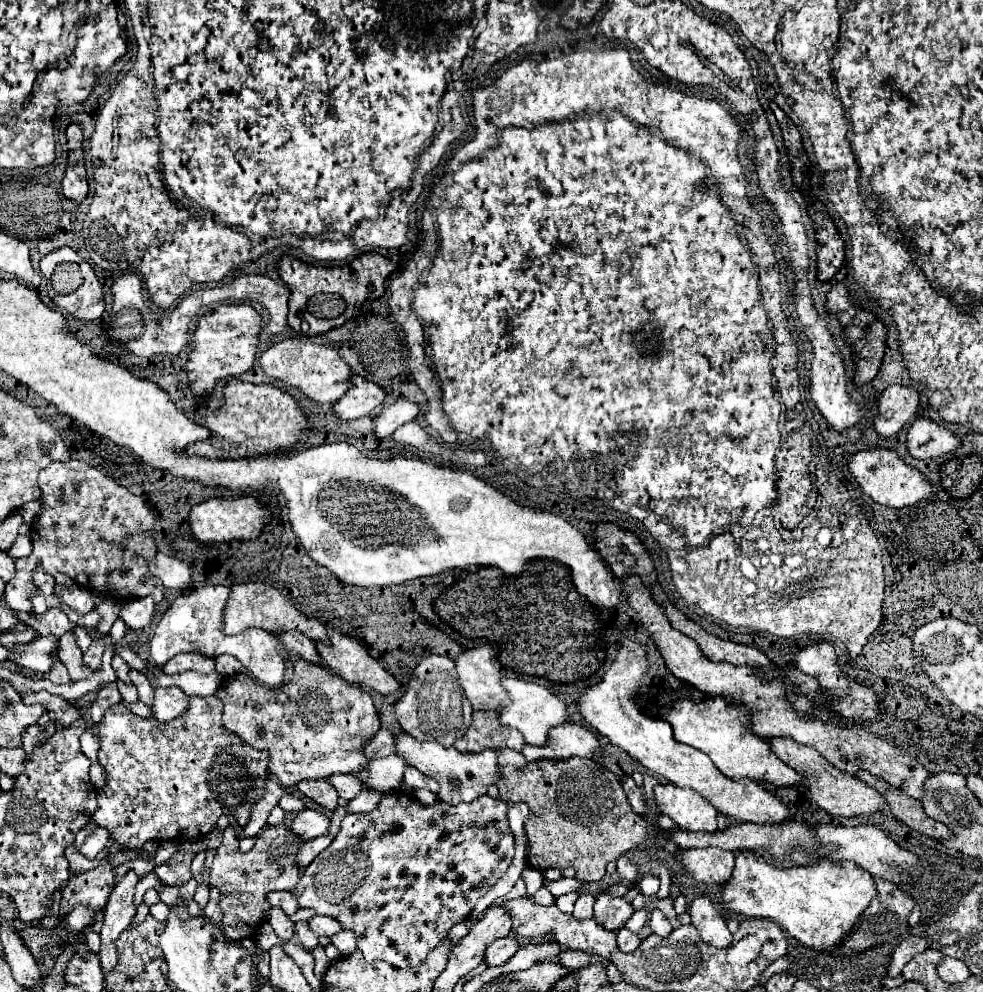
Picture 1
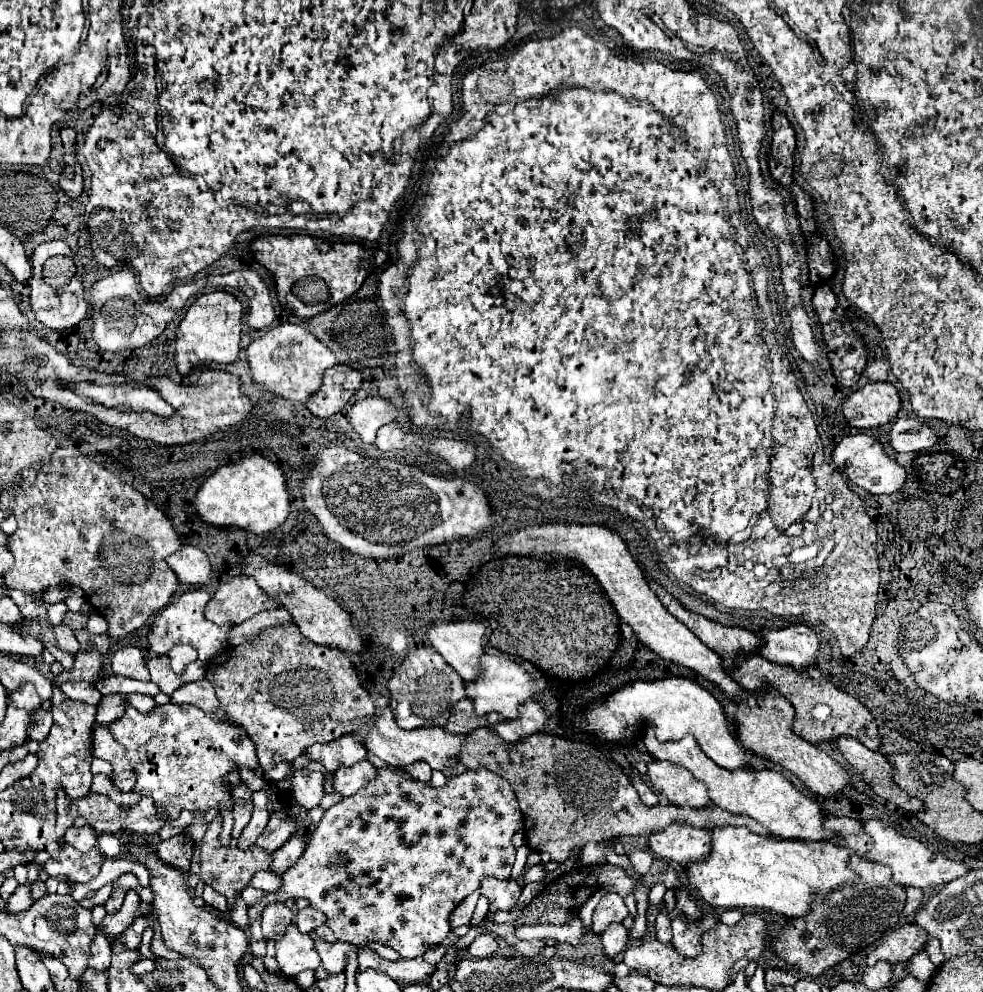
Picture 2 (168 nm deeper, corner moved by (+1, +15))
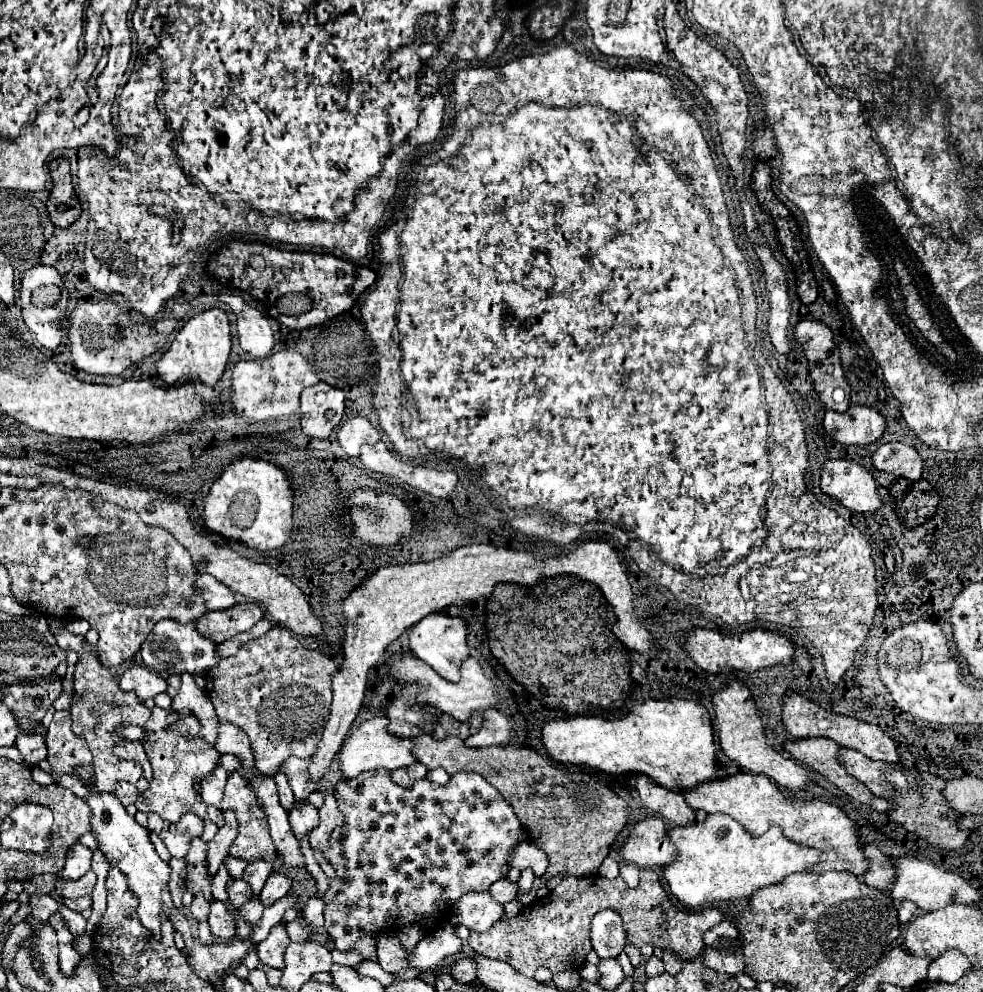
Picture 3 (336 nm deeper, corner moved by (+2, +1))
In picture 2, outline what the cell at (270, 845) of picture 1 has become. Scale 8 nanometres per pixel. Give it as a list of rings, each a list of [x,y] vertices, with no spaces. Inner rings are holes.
[[[217,815],[211,821],[211,825],[209,825],[209,829],[207,829],[207,833],[205,833],[203,841],[201,841],[201,879],[207,885],[211,885],[215,891],[219,891],[227,899],[229,909],[233,909],[235,895],[241,895],[241,891],[251,883],[251,877],[255,875],[255,871],[269,869],[271,853],[259,849],[257,845],[251,845],[247,851],[237,849],[237,847],[221,845],[221,841],[219,841],[221,827],[223,827],[223,817]]]

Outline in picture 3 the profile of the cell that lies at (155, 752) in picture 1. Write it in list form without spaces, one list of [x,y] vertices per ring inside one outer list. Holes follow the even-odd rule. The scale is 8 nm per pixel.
[[[182,715],[172,727],[168,727],[164,731],[148,733],[148,737],[144,741],[144,749],[152,763],[154,779],[150,781],[150,787],[138,795],[138,799],[136,799],[138,811],[158,813],[168,823],[178,823],[184,813],[194,813],[200,819],[210,819],[218,827],[222,827],[222,823],[224,823],[222,811],[212,805],[206,805],[202,801],[202,797],[196,795],[196,791],[194,791],[194,777],[204,777],[206,773],[210,773],[218,765],[218,757],[220,757],[220,753],[200,737],[198,719],[194,715],[188,715],[188,717]],[[186,735],[192,735],[194,739],[188,741]]]

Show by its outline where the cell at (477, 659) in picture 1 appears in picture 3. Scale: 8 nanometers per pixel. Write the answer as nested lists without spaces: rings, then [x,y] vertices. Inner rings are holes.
[[[430,613],[412,627],[410,649],[422,661],[426,661],[438,675],[442,675],[448,681],[458,681],[460,679],[460,667],[458,665],[462,663],[462,659],[466,659],[470,655],[468,643],[466,643],[466,621],[460,617]]]

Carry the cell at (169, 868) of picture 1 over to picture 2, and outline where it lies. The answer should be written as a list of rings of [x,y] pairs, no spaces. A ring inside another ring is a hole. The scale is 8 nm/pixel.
[[[179,833],[167,841],[161,841],[157,845],[157,855],[161,857],[163,863],[187,871],[189,863],[191,863],[191,855],[193,855],[193,845],[195,841],[187,835],[187,833]]]

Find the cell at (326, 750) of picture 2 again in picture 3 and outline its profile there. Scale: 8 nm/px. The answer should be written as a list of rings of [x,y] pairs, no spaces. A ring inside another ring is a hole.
[[[290,757],[286,759],[286,763],[282,763],[280,771],[288,777],[288,783],[294,791],[296,801],[306,799],[312,791],[316,791],[320,787],[320,783],[310,783],[308,781],[308,759],[298,759],[298,757]]]

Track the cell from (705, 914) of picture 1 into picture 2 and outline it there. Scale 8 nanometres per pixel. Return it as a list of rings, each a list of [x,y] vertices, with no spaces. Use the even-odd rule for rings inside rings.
[[[703,913],[703,917],[699,917],[699,921],[687,921],[687,917],[677,915],[671,925],[673,927],[671,941],[681,955],[695,957],[701,953],[701,935],[711,931],[717,923],[719,923],[719,919],[711,913]]]

